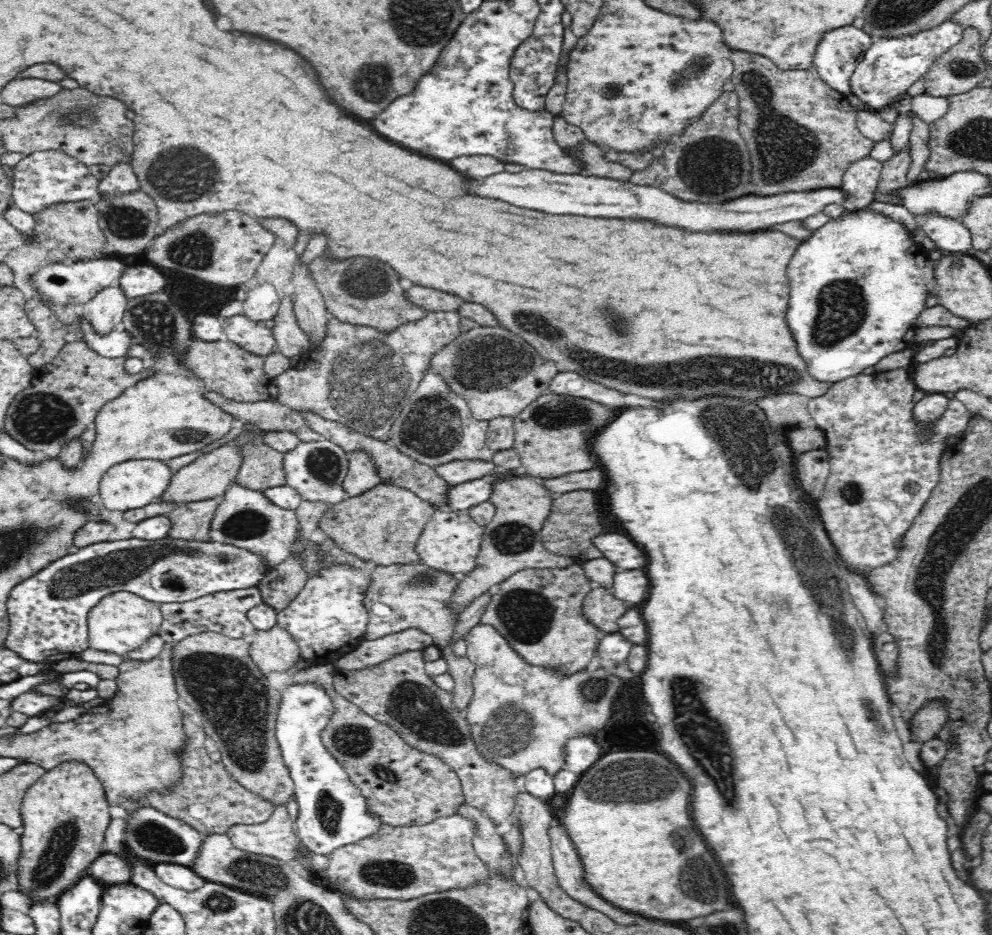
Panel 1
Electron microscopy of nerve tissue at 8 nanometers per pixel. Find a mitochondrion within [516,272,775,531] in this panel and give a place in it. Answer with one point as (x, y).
(555, 414)

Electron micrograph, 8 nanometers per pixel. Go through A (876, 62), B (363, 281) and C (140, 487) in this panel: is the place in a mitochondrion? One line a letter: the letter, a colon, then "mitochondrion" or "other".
A: other
B: mitochondrion
C: other

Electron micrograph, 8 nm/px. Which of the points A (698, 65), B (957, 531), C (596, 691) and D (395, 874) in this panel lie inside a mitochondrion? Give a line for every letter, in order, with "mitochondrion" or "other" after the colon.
A: mitochondrion
B: mitochondrion
C: mitochondrion
D: mitochondrion

